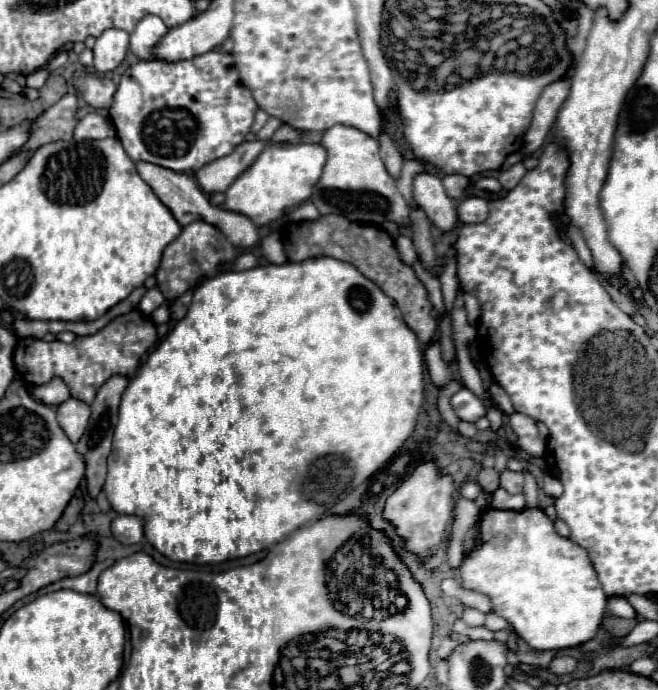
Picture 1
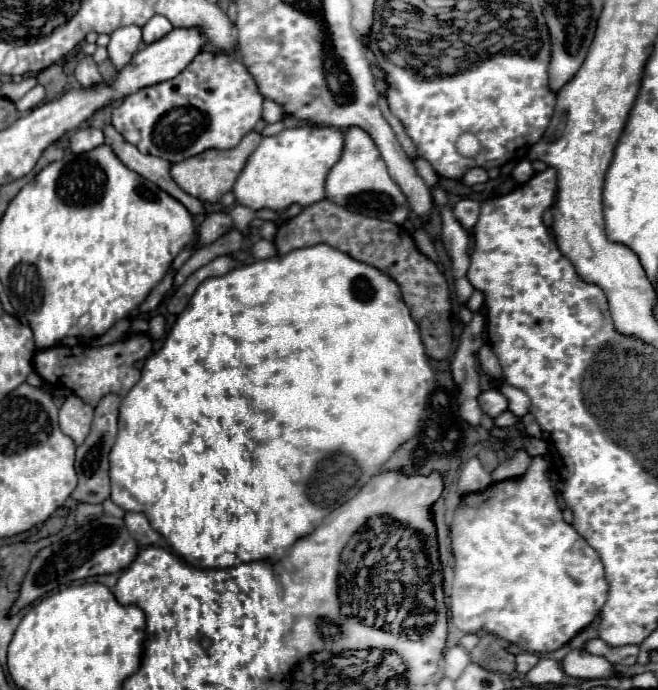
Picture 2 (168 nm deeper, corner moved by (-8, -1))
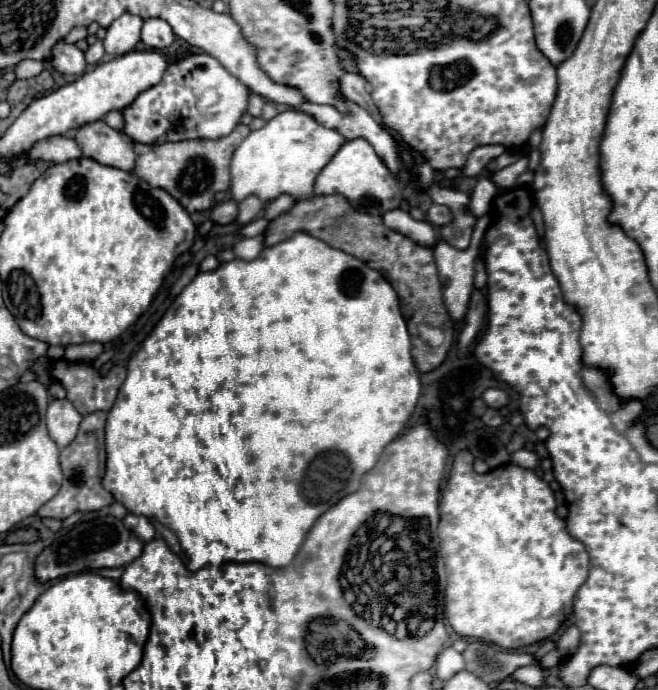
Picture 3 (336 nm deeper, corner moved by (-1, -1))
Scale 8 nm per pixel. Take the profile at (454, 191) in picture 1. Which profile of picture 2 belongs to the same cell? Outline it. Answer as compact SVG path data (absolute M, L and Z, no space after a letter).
M471 168L465 176L463 176L463 184L467 186L475 186L479 182L487 182L487 172L483 168Z

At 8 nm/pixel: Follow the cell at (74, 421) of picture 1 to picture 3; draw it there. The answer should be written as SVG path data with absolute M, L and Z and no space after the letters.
M54 400L46 412L46 424L50 438L58 444L58 448L66 448L78 432L78 424L82 422L80 412L68 400Z

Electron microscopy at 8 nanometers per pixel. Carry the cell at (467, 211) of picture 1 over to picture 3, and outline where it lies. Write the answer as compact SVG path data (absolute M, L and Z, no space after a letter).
M432 204L426 216L428 216L428 222L432 222L434 226L444 226L444 224L452 222L452 212L450 212L450 208L440 206L440 204Z

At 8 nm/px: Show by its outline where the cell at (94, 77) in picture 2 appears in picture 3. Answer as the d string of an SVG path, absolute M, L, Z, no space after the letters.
M58 40L50 54L50 64L60 74L82 74L86 68L84 52L76 48L76 44L66 44L64 40Z

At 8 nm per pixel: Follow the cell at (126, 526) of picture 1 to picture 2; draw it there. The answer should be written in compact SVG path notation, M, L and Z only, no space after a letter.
M135 512L125 514L125 526L129 528L129 534L143 546L151 546L161 538L159 532L155 532L151 528L149 520L145 516L141 516L141 514L135 514Z

